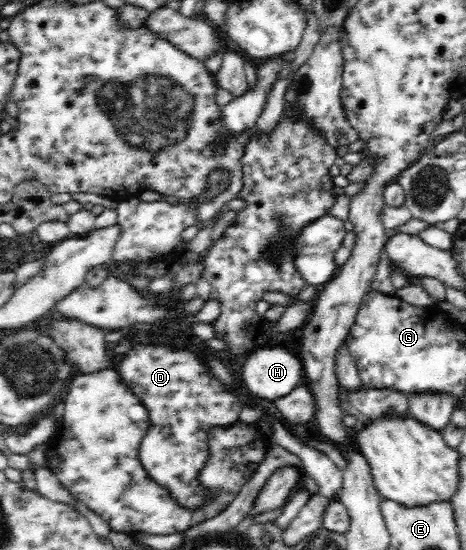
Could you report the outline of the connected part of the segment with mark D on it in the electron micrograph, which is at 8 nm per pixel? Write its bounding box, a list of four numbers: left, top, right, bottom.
[117,345,242,508]

